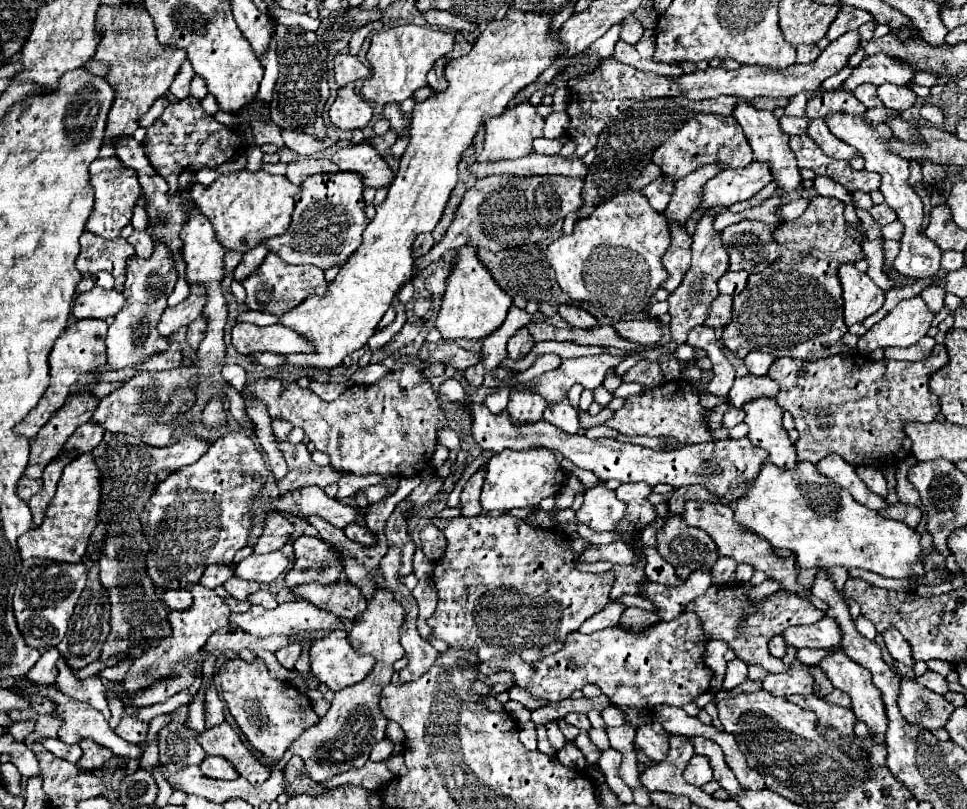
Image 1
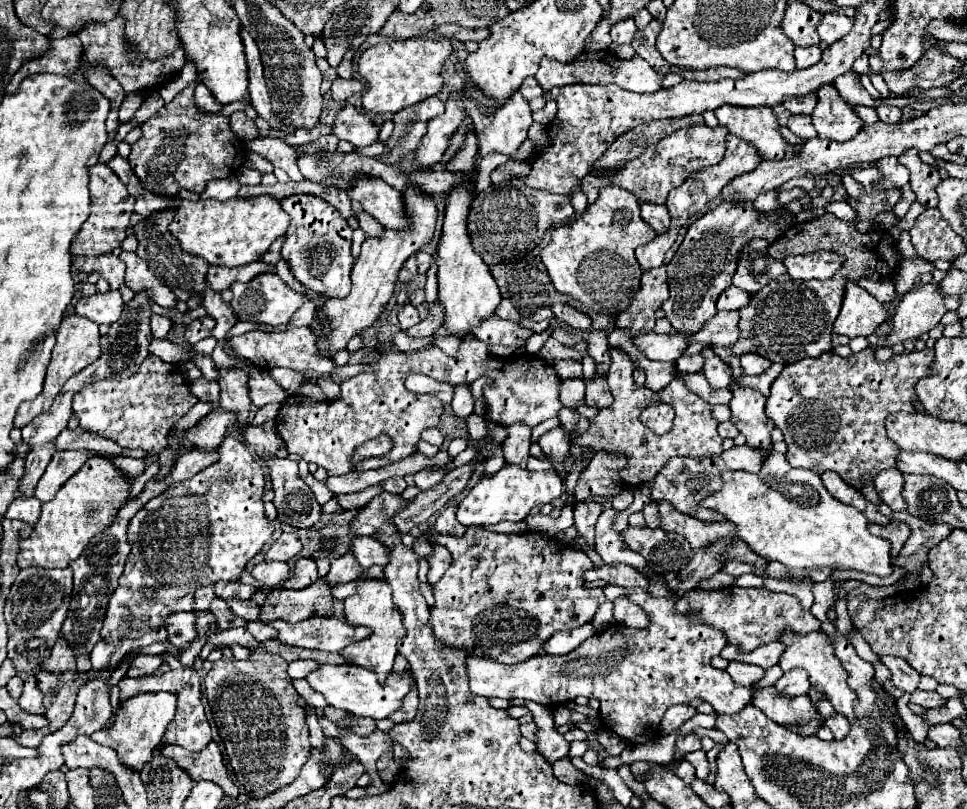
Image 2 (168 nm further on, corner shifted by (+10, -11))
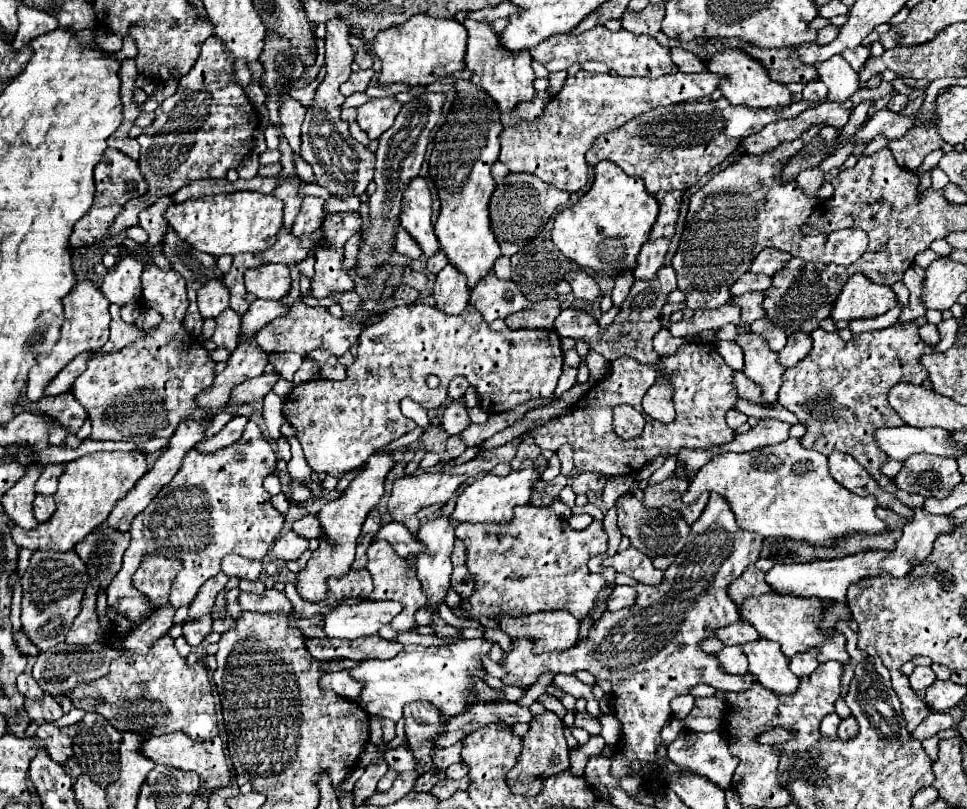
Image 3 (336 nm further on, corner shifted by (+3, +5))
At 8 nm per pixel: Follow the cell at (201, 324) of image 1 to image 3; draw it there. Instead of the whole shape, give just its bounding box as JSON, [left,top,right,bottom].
[197,280,229,318]

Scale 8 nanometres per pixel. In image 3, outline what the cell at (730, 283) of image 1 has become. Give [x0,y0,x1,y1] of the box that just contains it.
[731,272,771,296]

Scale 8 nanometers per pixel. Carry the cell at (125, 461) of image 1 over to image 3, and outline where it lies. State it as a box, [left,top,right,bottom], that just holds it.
[231,370,279,404]

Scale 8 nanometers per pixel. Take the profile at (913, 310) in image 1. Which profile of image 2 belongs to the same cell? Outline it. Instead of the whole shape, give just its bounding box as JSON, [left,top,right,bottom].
[882,284,946,348]

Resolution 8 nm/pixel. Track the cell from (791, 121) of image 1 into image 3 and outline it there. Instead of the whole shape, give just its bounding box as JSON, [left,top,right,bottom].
[803,80,827,102]

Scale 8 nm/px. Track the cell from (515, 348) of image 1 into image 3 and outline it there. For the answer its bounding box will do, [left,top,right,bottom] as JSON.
[471,272,531,322]

